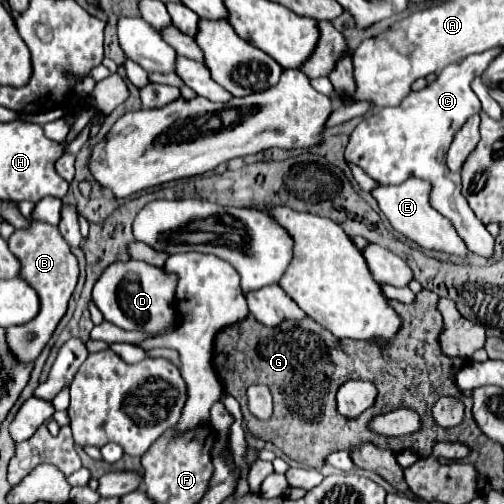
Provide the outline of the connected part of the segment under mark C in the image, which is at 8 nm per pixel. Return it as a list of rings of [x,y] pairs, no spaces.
[[[489,49],[477,55],[469,55],[467,59],[445,67],[435,81],[431,81],[425,89],[409,93],[397,107],[381,107],[367,115],[351,133],[349,145],[345,149],[347,163],[361,167],[379,185],[399,185],[409,177],[431,181],[431,205],[455,225],[469,251],[485,259],[493,257],[495,239],[475,217],[465,197],[461,195],[461,177],[447,171],[445,155],[451,139],[455,139],[455,131],[459,131],[459,127],[463,127],[463,123],[473,113],[481,111],[481,103],[471,89],[471,81],[479,77],[487,69],[489,61],[499,53],[501,49]]]

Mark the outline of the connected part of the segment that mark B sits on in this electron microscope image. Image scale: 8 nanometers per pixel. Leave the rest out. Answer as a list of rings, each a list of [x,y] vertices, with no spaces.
[[[29,219],[29,227],[15,229],[7,243],[9,243],[9,249],[13,251],[13,255],[21,261],[19,277],[25,279],[31,287],[35,287],[35,291],[41,299],[41,311],[33,321],[7,329],[7,343],[9,343],[9,349],[21,361],[35,361],[37,355],[41,353],[41,349],[51,339],[51,333],[55,331],[57,323],[61,321],[61,317],[67,311],[67,303],[71,299],[71,293],[73,293],[77,277],[79,277],[79,267],[77,267],[75,255],[71,253],[71,247],[59,235],[59,229],[49,223]]]

